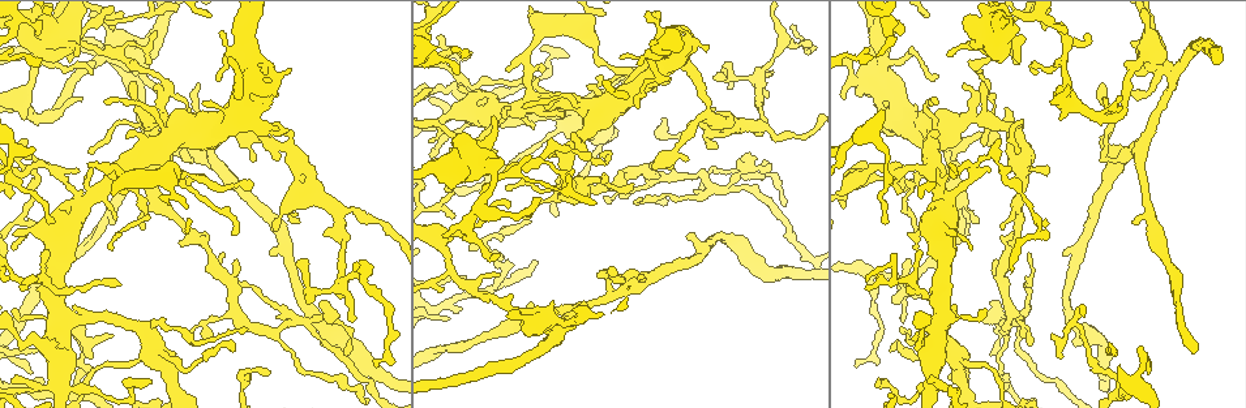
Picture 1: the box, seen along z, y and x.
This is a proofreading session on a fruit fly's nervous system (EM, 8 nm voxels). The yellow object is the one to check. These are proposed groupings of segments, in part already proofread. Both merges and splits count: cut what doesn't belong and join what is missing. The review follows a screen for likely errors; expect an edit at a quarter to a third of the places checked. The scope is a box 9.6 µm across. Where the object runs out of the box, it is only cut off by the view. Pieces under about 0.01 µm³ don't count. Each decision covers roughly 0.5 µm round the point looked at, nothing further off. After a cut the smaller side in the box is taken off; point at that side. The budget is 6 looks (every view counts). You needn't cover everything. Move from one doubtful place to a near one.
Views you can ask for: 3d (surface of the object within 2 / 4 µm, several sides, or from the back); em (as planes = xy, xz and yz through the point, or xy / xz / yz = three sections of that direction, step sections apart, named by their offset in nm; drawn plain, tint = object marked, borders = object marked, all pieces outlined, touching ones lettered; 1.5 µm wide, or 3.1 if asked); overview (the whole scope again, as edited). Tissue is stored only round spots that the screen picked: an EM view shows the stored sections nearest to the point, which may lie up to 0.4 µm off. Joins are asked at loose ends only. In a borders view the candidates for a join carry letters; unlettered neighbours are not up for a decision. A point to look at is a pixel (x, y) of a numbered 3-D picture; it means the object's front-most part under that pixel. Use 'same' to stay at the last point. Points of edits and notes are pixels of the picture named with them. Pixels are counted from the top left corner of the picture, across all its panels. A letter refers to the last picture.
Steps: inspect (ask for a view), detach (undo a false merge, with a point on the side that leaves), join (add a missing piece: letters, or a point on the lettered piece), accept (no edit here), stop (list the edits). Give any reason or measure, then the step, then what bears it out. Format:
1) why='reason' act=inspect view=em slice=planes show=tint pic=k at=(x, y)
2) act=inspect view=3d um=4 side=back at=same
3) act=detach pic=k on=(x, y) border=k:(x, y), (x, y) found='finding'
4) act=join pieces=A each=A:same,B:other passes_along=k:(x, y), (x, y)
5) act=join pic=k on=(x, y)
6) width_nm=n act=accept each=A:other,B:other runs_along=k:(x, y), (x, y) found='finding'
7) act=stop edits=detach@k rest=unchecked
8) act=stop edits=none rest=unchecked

why='a fork' act=inspect view=em slice=xz step=8 show=plain pic=1 at=(873, 278)

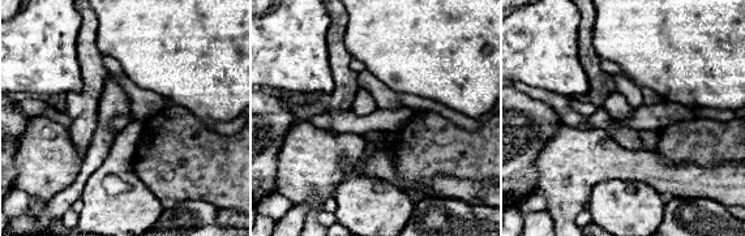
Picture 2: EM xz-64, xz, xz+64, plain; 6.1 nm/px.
act=inspect view=em slice=xz step=8 show=tint at=same

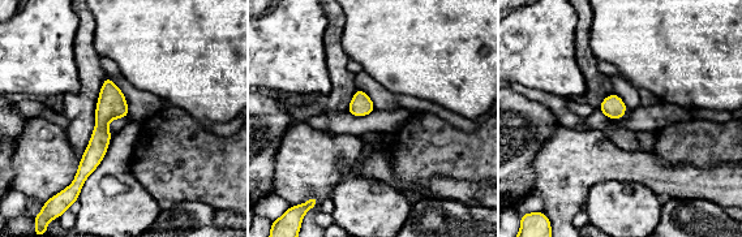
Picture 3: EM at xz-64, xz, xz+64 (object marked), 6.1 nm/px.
why='what lies round it' act=inspect view=em slice=xz step=8 show=borders at=same

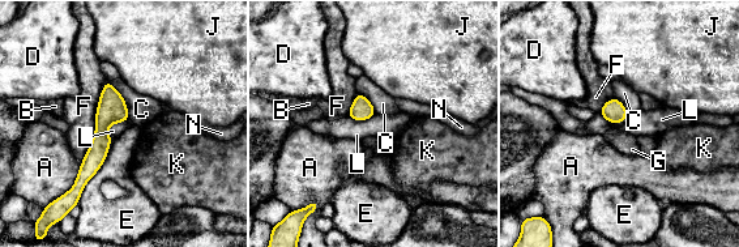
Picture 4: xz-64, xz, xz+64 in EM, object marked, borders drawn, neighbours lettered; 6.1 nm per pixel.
width_nm=140 act=accept each=A:other,B:other,C:other,D:other,E:other,F:other,G:other,J:other,K:other,L:other,N:other border=4:(129, 119), (115, 122), (109, 136) found='one neuron here'

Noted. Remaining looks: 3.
why='four arms meet' act=inspect view=3d um=4 pic=1 at=(302, 321)

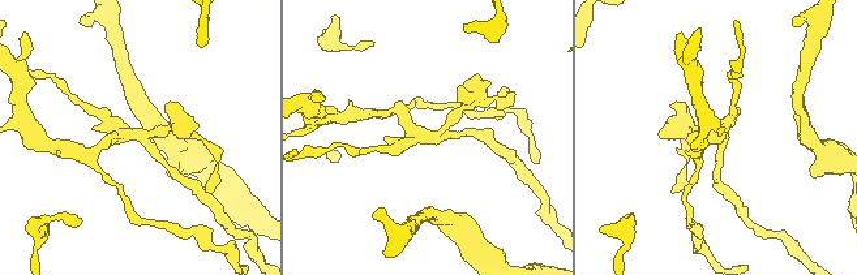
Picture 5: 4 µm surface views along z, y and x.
arms=4 why='now the EM' act=inspect view=em slice=planes show=borders pic=5 at=(139, 133)

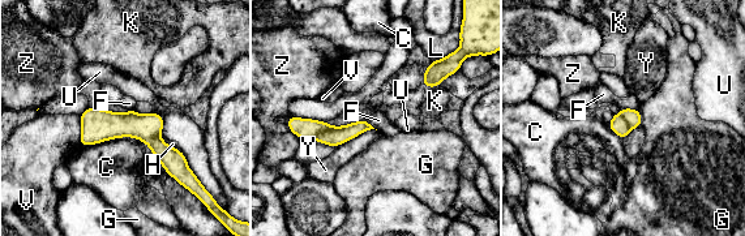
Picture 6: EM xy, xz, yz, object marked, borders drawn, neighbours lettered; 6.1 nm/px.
act=detach pic=6 on=(334, 137) each=C:other,F:other,G:other,H:other,K:other,L:other,U:other,V:other,Y:other,Z:other border=6:(337, 127), (321, 131), (312, 137) found='a second neuron is stuck on'

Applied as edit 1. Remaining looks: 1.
act=stop edits=detach@6 rest=unchecked

